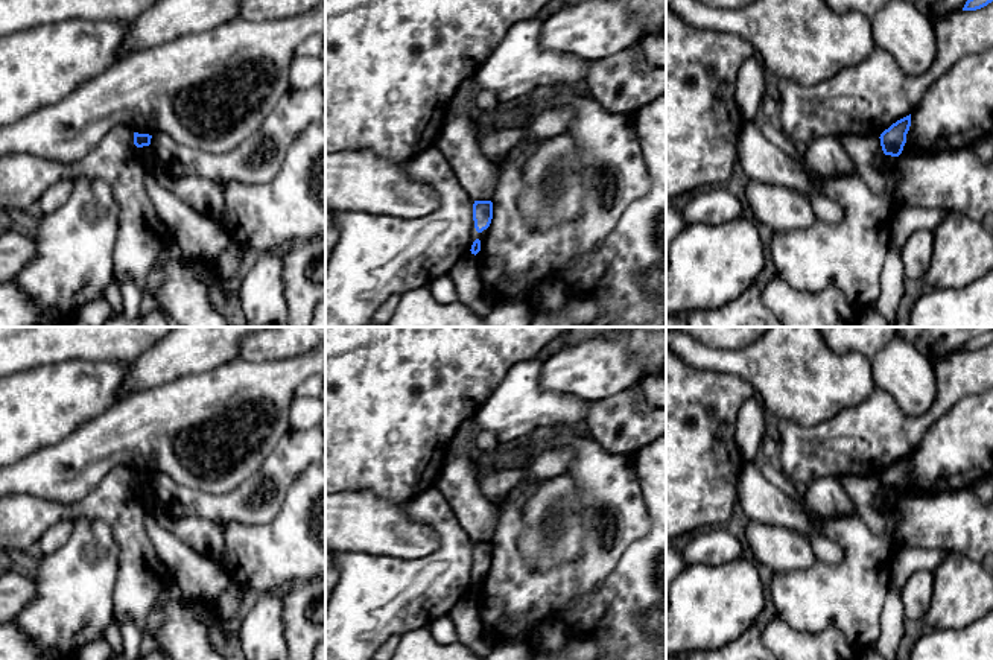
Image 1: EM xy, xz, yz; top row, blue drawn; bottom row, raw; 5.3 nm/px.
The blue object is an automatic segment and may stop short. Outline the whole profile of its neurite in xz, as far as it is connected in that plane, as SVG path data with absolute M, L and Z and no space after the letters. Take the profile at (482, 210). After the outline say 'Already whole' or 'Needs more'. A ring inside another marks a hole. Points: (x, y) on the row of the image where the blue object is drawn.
M474 201L473 204L473 221L477 233L487 230L493 219L493 202L491 201Z. Already whole

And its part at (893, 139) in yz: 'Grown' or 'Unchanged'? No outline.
Unchanged

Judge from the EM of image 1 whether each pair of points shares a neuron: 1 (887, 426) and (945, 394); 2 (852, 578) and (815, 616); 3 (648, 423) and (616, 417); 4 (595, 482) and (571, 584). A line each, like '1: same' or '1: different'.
1: same
2: same
3: same
4: same

